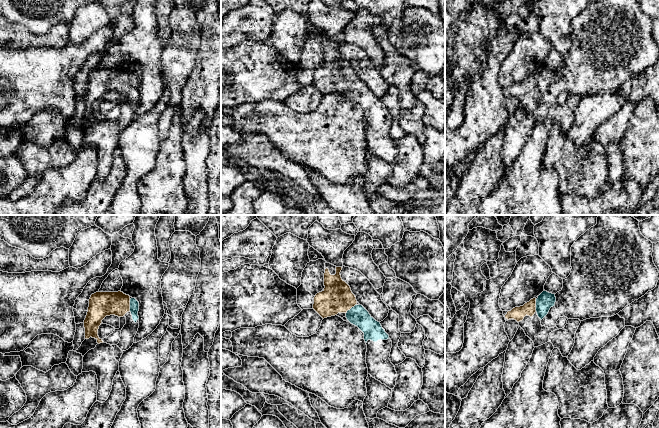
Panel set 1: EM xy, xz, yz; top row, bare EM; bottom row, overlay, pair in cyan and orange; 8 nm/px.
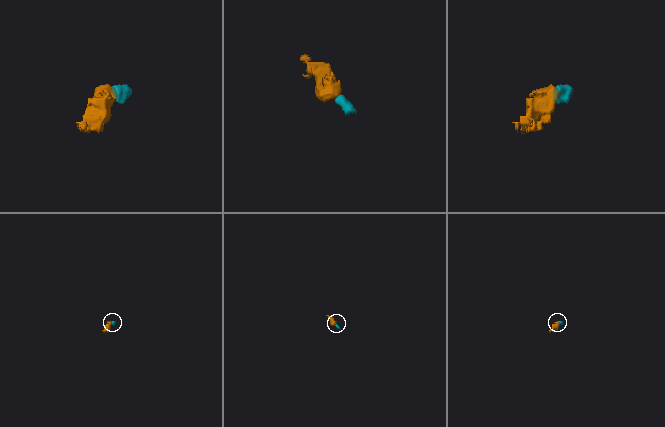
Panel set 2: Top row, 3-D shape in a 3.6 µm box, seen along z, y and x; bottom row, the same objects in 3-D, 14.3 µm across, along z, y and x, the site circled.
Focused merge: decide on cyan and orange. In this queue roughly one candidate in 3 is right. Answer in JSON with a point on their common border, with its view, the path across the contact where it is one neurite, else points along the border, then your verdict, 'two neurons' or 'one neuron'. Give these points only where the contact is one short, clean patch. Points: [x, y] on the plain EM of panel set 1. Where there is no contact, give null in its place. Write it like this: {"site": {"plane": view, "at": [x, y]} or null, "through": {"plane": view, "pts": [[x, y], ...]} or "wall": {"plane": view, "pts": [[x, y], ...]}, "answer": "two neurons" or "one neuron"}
{"site": {"plane": "yz", "at": [536, 81]}, "through": {"plane": "yz", "pts": [[546, 76], [541, 81], [536, 81], [518, 89]]}, "answer": "one neuron"}

